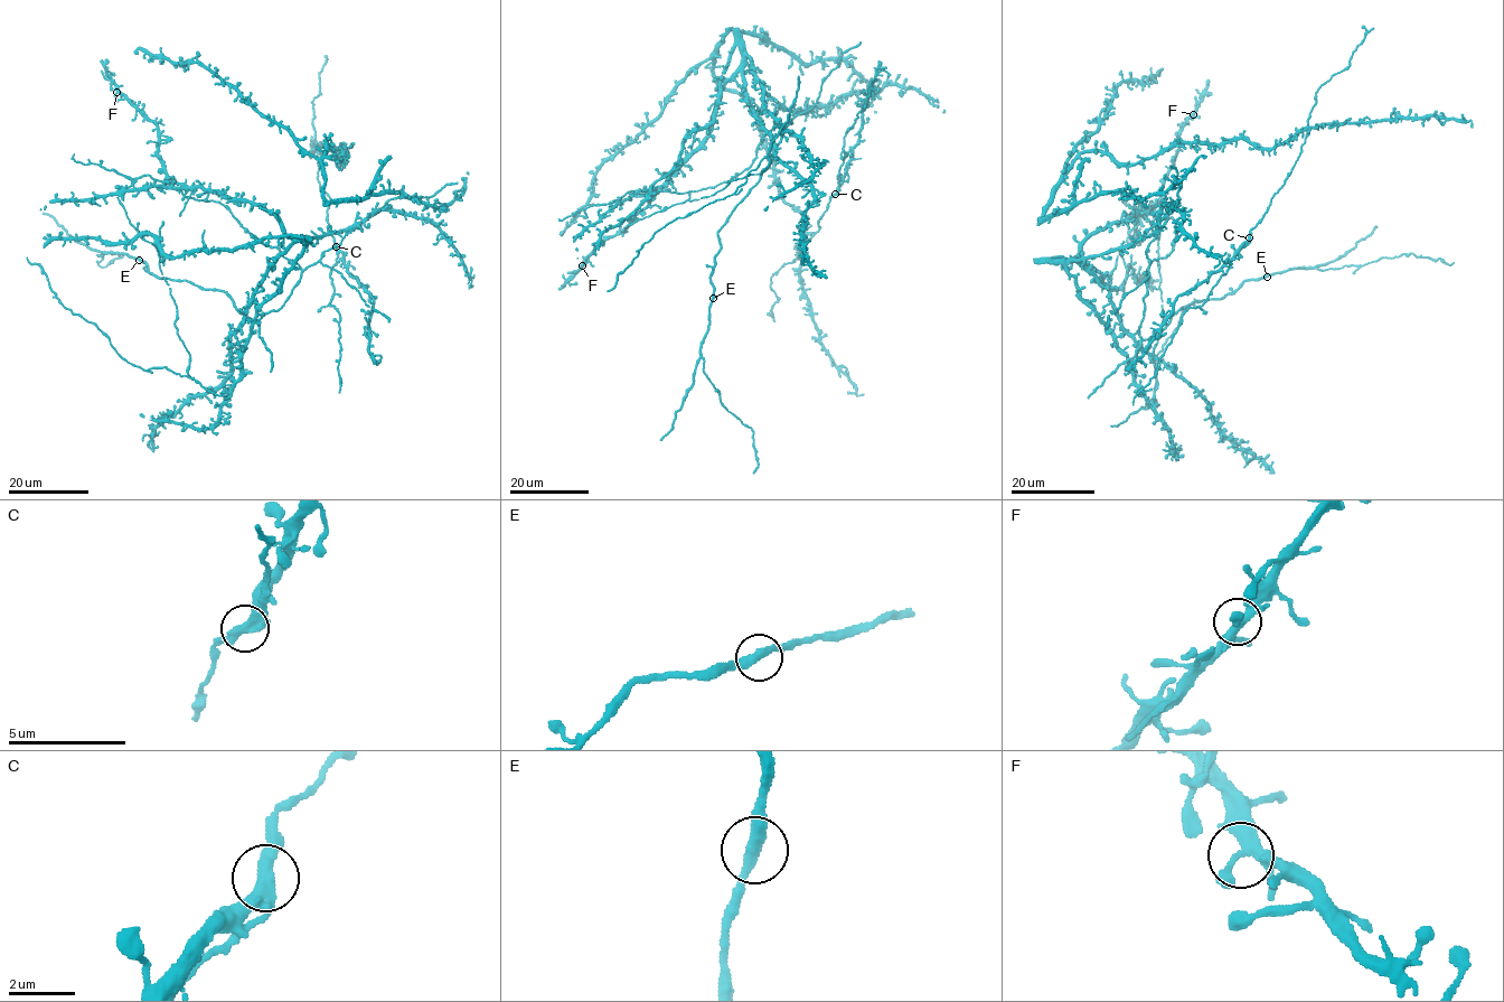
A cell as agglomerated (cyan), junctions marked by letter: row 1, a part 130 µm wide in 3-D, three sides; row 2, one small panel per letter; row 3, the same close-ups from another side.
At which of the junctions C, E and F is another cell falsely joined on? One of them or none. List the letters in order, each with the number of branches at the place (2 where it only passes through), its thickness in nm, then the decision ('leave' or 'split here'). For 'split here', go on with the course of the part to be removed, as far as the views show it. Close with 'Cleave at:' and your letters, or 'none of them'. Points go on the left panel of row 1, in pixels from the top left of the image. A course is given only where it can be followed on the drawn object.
C: 2 branches meet; 360 nm thick; split here; foreign part runs (336, 246), (351, 274), (372, 293), (369, 352), (381, 356), (378, 363)
E: 2 branches meet; 360 nm thick; leave
F: 2 branches meet; 360 nm thick; leave
Cleave at: C

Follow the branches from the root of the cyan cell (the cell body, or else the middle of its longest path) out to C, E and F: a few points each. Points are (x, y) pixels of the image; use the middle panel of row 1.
C: (849, 93), (865, 82), (842, 61), (730, 30), (713, 52), (802, 217), (795, 258), (835, 194)
E: (849, 93), (820, 116), (798, 108), (792, 123), (783, 125), (760, 180), (717, 233), (713, 298)
F: (849, 93), (820, 116), (796, 109), (730, 180), (685, 193), (663, 188), (582, 265)

